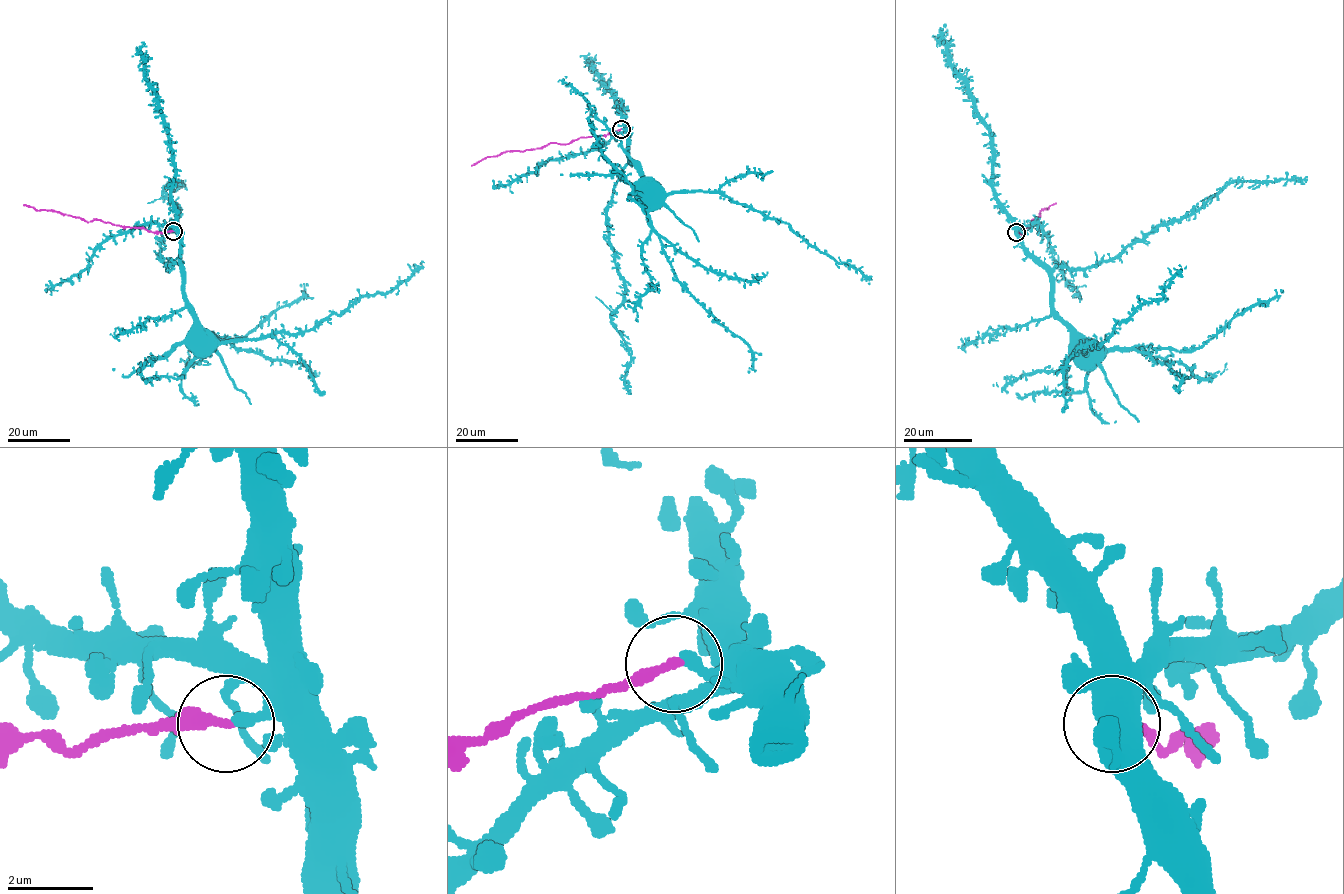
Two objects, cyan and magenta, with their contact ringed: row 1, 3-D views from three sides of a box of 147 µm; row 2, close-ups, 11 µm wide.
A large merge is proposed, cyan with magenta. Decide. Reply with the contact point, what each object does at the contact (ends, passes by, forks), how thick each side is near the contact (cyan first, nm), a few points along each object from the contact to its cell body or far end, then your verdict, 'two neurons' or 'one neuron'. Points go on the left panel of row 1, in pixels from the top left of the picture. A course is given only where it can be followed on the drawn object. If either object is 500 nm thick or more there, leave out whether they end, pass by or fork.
at (173, 231); cyan ends there; magenta ends there; 280 nm thick on the cyan side, 280 nm on the other; cyan runs (174, 231), (178, 234), (185, 306), (206, 337); magenta runs (173, 231), (149, 232), (97, 219), (86, 222), (23, 204); two neurons

